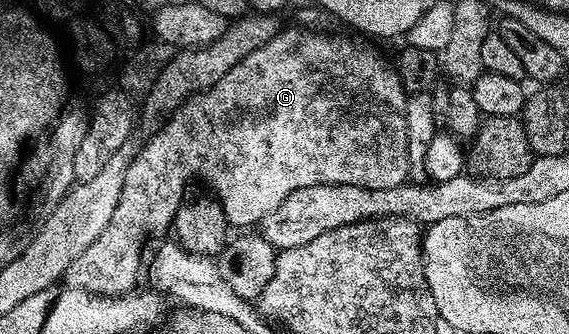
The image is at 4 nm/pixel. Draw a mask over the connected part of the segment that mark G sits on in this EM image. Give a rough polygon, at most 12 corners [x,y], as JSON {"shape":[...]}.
{"shape":[[280,29],[125,166],[68,287],[130,295],[204,182],[232,227],[411,174],[398,69]]}

